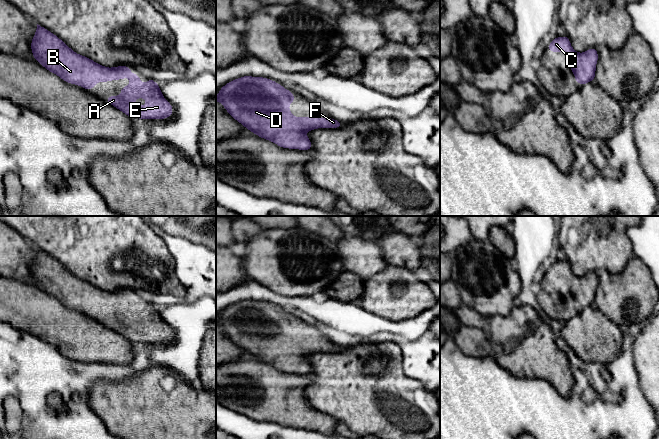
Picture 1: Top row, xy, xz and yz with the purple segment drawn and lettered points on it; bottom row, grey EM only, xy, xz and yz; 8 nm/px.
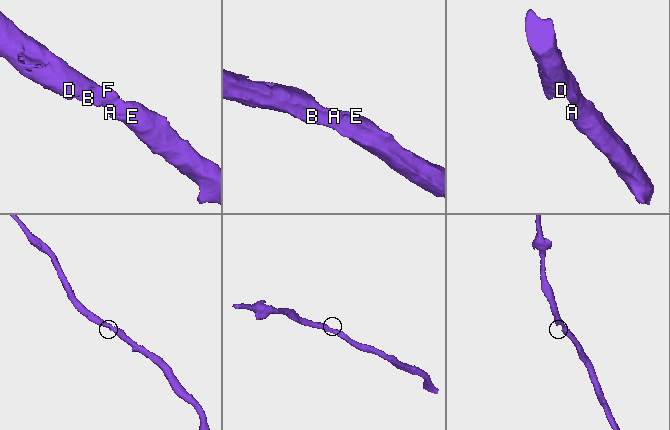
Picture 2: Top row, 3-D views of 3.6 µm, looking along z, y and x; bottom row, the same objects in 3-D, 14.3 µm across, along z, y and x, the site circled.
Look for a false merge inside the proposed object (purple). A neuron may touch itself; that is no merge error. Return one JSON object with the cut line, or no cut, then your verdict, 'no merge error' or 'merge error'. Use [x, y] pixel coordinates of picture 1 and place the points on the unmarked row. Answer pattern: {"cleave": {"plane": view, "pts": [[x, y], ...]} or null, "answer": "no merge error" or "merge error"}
{"cleave": null, "answer": "no merge error"}

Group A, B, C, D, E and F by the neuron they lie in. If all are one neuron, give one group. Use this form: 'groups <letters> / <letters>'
groups A B C D E F

